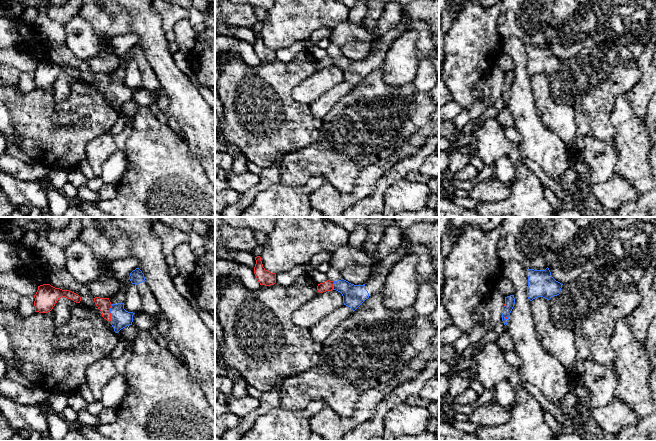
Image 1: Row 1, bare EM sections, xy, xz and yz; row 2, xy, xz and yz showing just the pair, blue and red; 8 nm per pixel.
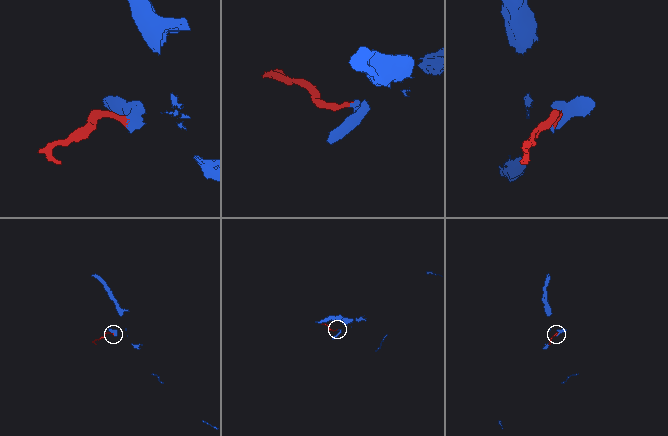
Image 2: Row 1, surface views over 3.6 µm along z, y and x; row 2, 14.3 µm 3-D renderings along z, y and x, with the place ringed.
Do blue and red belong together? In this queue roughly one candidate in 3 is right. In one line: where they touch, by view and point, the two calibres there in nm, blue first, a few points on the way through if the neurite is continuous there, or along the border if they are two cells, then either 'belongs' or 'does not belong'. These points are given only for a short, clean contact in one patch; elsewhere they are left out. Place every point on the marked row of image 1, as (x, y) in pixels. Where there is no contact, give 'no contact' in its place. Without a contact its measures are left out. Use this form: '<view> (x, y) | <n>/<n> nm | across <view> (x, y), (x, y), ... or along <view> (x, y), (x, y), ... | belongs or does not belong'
xy (110, 312) | 160/110 nm | across xy (120, 318), (110, 312), (103, 304) | belongs

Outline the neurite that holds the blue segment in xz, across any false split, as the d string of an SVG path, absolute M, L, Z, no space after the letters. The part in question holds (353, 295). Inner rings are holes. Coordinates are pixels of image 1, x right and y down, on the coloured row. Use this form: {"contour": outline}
{"contour": "M420 223L402 232L402 241L395 251L379 262L378 272L371 274L363 285L354 285L341 279L318 284L319 293L336 290L343 296L344 305L353 312L370 296L382 291L388 271L405 256L405 247L423 246L432 258L439 258L439 224Z"}

